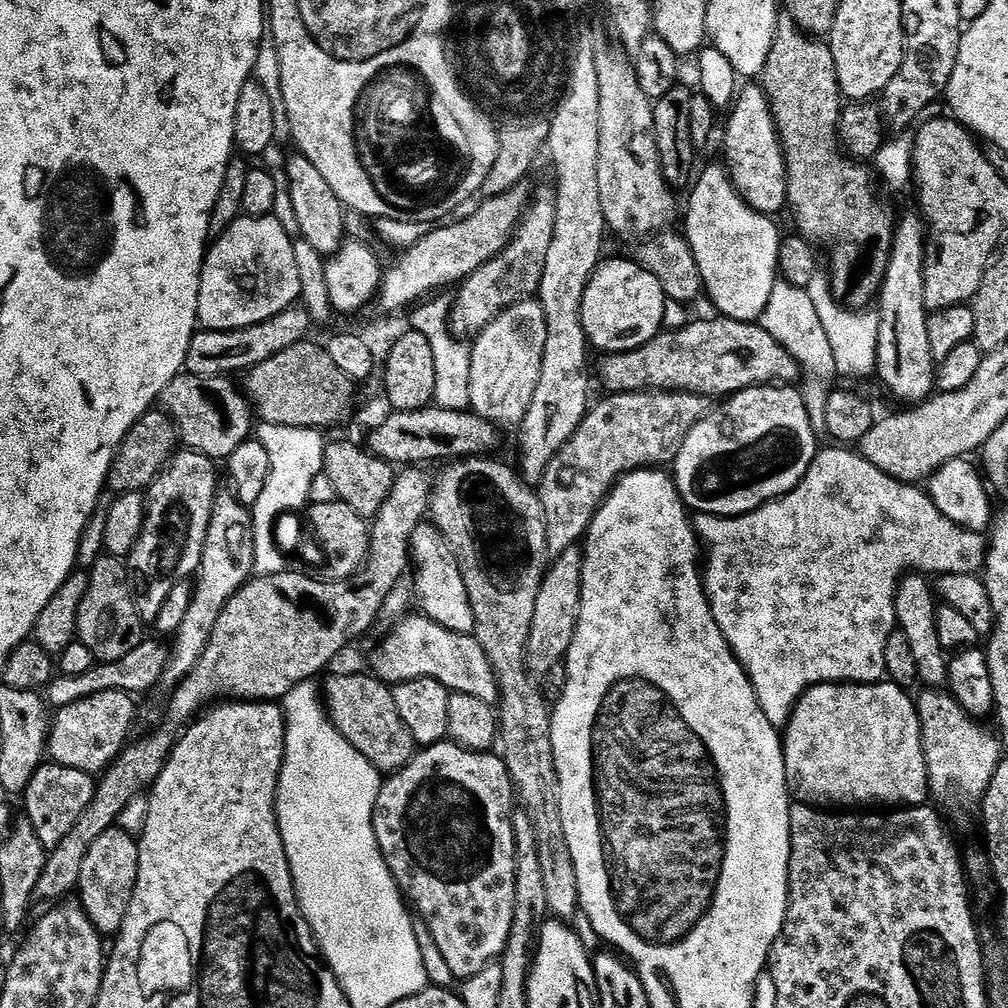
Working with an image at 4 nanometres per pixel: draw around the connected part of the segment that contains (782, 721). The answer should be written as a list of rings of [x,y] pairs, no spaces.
[[[844,446],[819,449],[811,463],[810,470],[800,480],[798,487],[782,496],[779,500],[769,501],[762,507],[734,518],[699,513],[694,520],[697,536],[706,549],[704,562],[704,587],[711,603],[714,618],[719,621],[728,644],[735,653],[737,662],[743,665],[755,686],[755,694],[762,706],[767,720],[778,730],[787,727],[792,711],[800,697],[809,688],[827,683],[876,684],[881,683],[887,676],[886,662],[888,660],[888,642],[892,632],[897,629],[895,614],[896,593],[903,581],[902,577],[910,570],[920,572],[936,572],[941,576],[952,573],[977,575],[987,563],[986,537],[979,531],[956,524],[940,513],[929,493],[911,483],[901,482],[885,474],[870,463],[865,457]]]

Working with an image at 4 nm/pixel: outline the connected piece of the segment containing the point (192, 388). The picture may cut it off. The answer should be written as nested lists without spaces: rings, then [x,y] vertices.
[[[175,376],[164,388],[163,407],[176,421],[178,436],[193,452],[201,452],[220,462],[232,457],[254,432],[254,408],[249,397],[239,392],[226,376]]]

